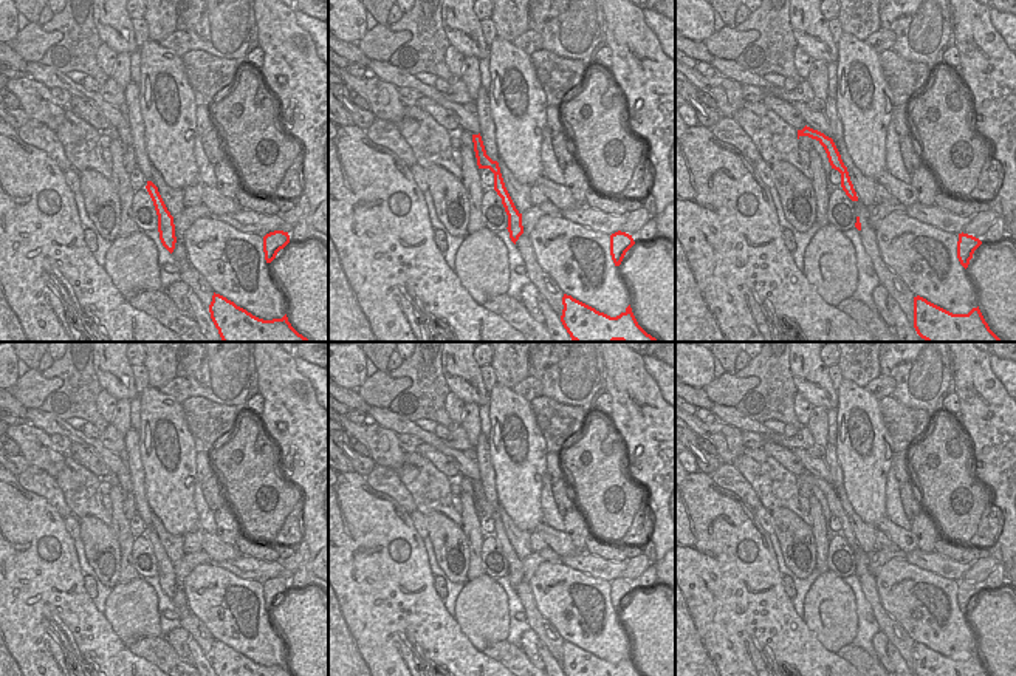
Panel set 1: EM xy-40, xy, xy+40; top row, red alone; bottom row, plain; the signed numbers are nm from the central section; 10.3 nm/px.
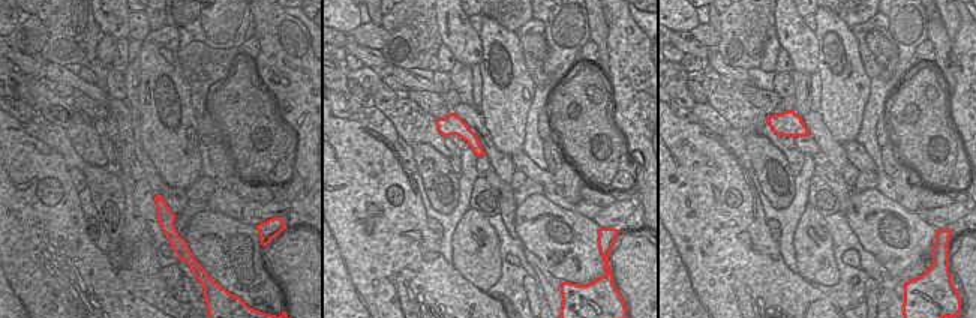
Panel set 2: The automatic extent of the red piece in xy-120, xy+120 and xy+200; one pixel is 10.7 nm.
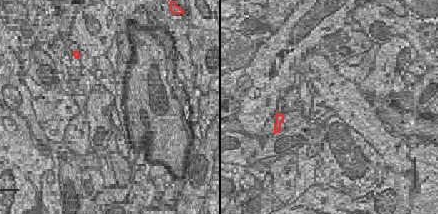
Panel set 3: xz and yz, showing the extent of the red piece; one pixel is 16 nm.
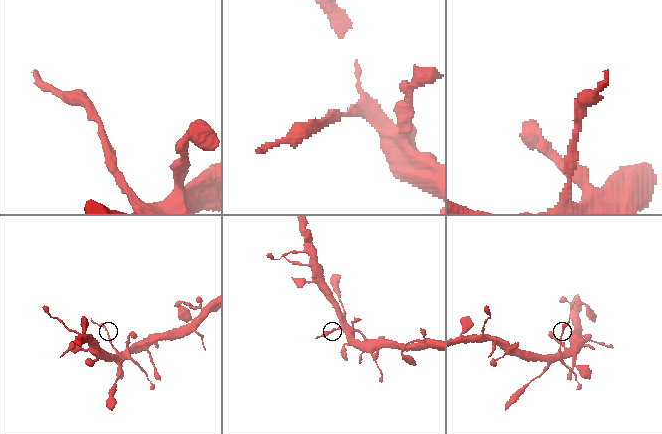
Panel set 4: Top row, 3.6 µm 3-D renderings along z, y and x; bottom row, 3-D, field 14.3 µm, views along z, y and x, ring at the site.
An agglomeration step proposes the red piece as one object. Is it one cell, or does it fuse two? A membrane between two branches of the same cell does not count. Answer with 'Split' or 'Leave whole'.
Split

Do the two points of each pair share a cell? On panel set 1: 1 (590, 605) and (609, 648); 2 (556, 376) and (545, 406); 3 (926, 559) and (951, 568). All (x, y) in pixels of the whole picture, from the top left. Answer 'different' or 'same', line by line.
1: same
2: different
3: same

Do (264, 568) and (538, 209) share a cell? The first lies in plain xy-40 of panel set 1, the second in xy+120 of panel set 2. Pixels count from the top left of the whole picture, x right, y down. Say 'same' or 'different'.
different

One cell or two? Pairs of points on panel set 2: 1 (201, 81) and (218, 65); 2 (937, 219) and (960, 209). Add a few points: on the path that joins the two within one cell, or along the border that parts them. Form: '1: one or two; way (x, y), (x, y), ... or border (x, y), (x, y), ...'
1: one; way (206, 77), (213, 69)
2: one; way (943, 216), (954, 213)

